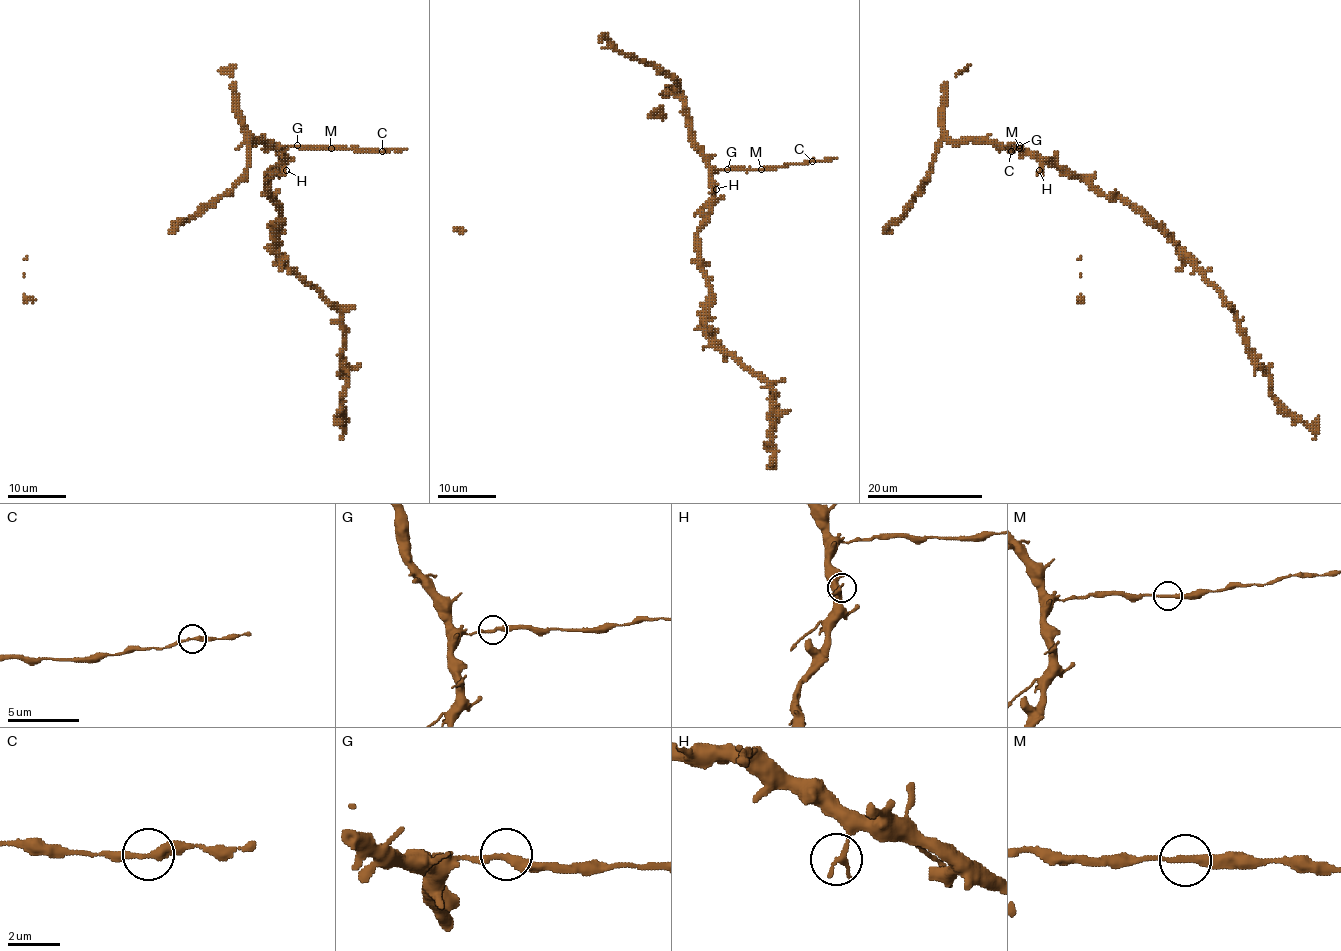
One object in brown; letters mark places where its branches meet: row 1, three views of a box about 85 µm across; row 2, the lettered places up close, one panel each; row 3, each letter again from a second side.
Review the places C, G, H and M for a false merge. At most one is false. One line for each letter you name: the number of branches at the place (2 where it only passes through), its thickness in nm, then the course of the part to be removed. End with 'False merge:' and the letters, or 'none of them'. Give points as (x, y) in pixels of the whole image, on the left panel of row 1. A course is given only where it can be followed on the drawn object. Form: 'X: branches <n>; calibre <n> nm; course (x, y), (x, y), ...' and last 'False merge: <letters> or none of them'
False merge: none of them

